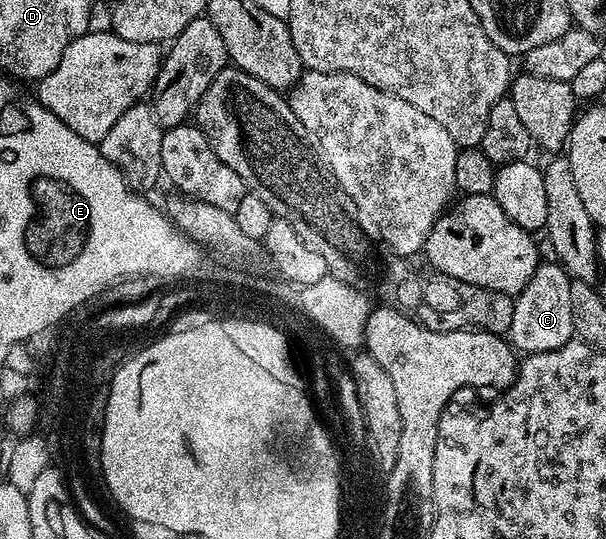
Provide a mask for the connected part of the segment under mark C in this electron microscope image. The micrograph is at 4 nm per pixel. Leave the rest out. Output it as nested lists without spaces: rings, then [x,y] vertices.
[[[557,262],[539,263],[538,268],[528,278],[528,286],[514,297],[512,326],[508,340],[519,353],[540,354],[544,350],[556,350],[569,340],[575,339],[572,326],[571,275]]]

